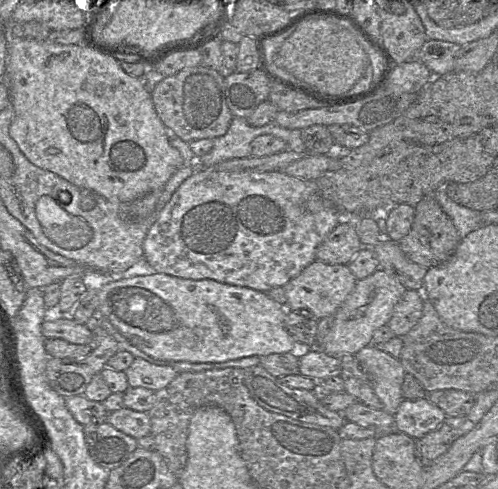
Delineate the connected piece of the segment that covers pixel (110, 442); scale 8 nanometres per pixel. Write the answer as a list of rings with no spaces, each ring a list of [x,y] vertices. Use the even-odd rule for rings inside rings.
[[[107,422],[83,426],[87,450],[101,467],[111,471],[121,466],[138,447],[137,440]]]

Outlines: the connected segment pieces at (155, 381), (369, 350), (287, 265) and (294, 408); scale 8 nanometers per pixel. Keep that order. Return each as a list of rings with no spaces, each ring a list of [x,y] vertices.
[[[136,357],[125,374],[130,388],[141,387],[157,391],[166,387],[178,375],[178,372],[171,366],[151,364]]]
[[[374,344],[360,349],[354,356],[368,376],[374,393],[383,404],[383,410],[394,416],[403,400],[401,386],[406,373],[400,360],[379,350]]]
[[[197,168],[175,191],[159,213],[156,221],[149,228],[143,244],[144,260],[157,273],[192,280],[211,279],[267,293],[274,287],[283,287],[316,260],[318,247],[342,219],[343,215],[322,197],[314,180],[303,180],[290,176],[283,171],[228,172],[212,168]]]
[[[260,364],[245,369],[244,383],[251,397],[270,412],[335,430],[340,429],[347,421],[342,413],[333,412],[322,405],[312,390],[290,388],[283,385]]]

